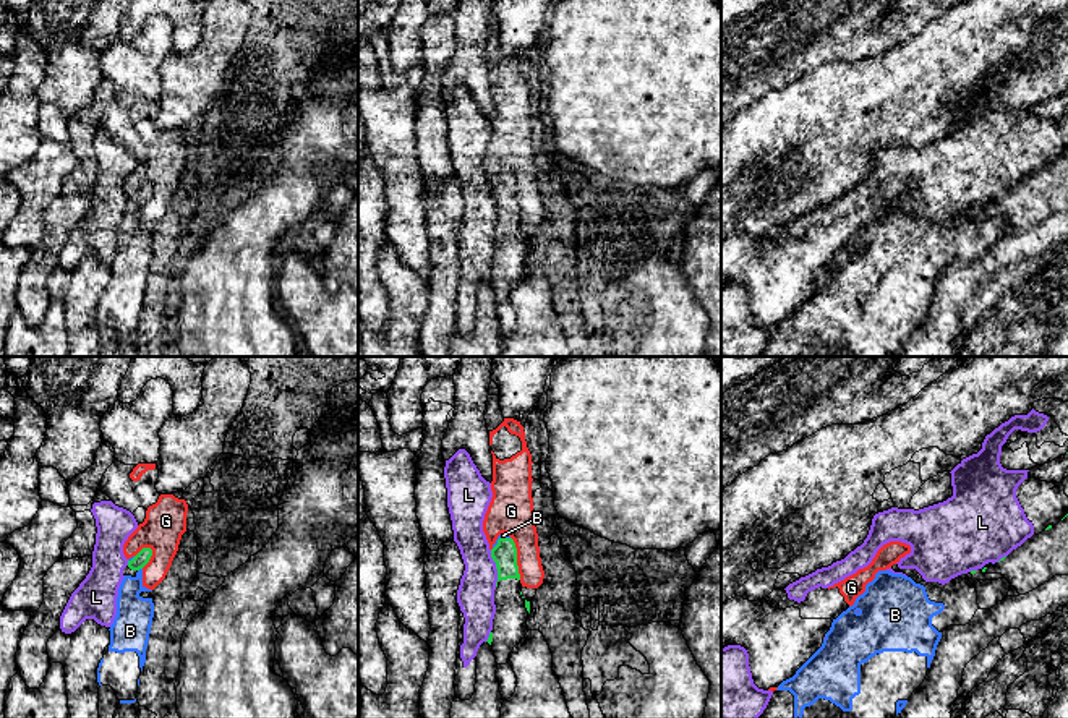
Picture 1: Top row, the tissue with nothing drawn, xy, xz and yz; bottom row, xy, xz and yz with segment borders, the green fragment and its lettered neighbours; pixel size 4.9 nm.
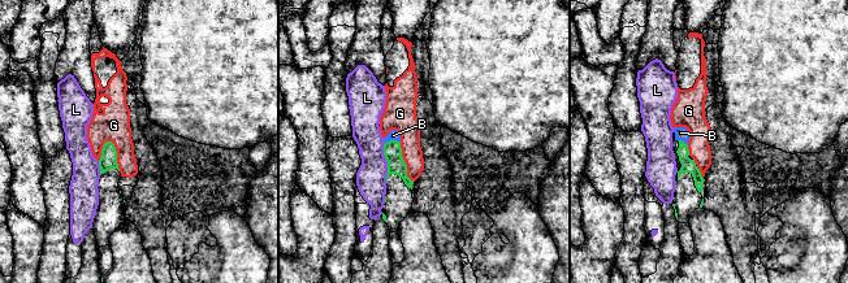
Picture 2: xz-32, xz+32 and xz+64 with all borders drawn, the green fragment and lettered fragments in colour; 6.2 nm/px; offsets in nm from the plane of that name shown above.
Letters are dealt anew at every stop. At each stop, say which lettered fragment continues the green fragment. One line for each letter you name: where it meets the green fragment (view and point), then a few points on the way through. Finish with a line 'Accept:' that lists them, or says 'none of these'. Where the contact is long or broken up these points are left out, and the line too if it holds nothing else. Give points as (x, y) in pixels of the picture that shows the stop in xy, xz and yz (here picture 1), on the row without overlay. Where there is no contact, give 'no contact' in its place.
B: contact xz (499, 175); way xz (504, 190), (499, 175), (503, 172)
Accept: B

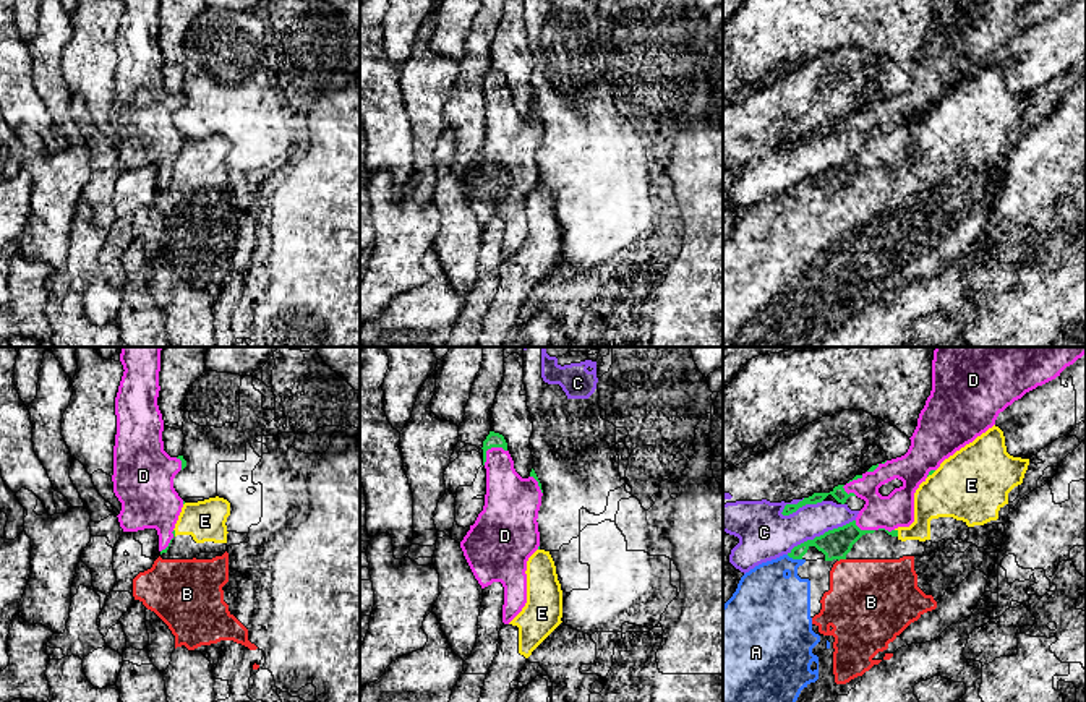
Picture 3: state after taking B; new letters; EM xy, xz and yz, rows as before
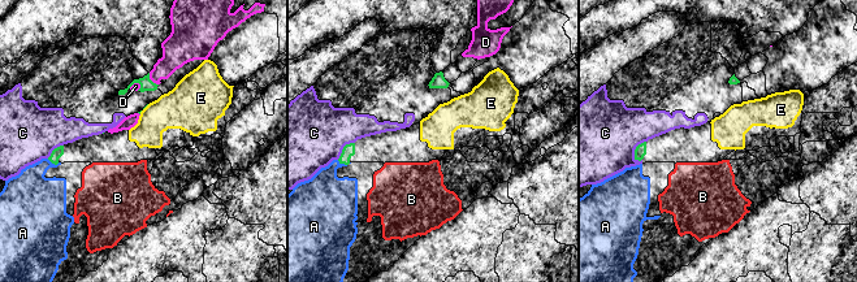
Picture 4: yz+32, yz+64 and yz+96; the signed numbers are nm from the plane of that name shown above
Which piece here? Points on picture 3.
D: contact xz (490, 85)
Accept: D

